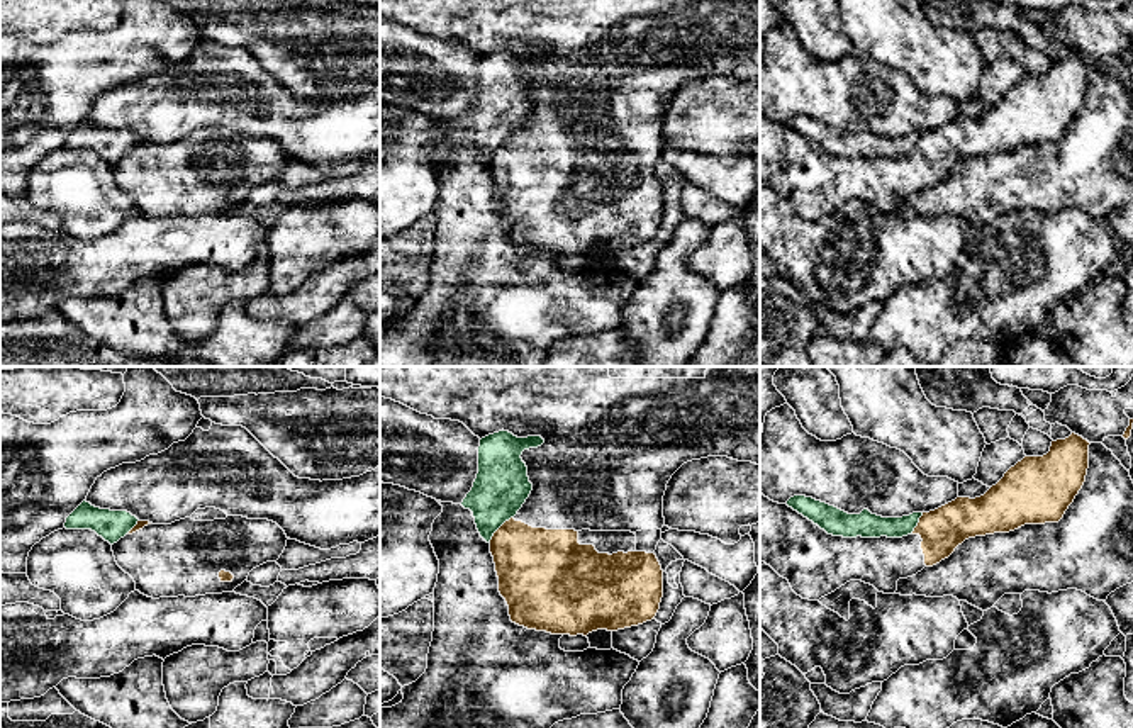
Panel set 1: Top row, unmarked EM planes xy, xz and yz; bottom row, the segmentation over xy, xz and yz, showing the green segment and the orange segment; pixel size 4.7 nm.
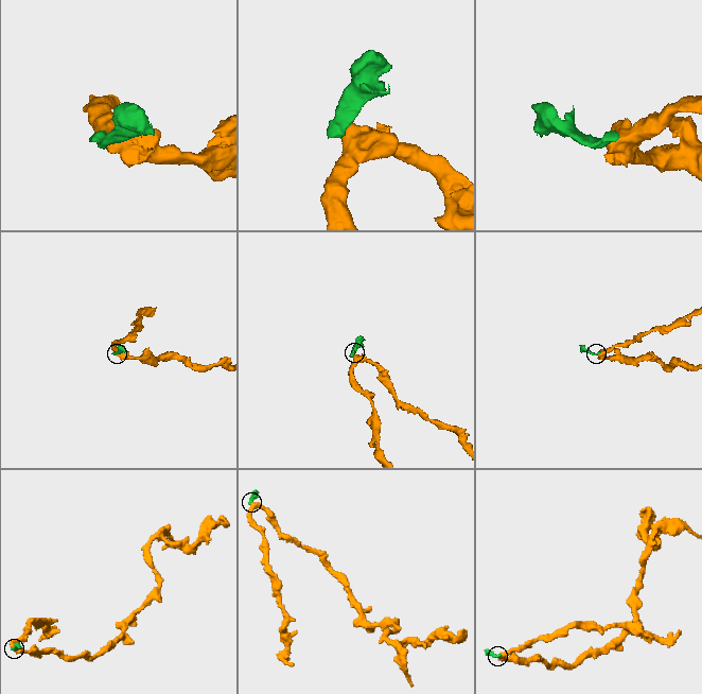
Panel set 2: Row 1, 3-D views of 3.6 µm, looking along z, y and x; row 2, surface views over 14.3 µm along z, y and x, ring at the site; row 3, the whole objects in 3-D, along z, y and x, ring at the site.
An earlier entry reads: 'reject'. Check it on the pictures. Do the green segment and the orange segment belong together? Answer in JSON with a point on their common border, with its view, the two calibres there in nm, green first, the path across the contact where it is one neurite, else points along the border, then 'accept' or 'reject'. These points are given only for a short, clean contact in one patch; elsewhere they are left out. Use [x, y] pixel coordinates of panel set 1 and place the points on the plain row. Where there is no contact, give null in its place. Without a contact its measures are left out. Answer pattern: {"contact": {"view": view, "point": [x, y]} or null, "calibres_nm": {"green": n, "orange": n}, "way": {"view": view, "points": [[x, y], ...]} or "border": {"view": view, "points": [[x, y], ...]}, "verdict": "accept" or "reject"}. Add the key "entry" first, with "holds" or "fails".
{"entry": "holds", "contact": {"view": "xz", "point": [499, 146]}, "calibres_nm": {"green": 260, "orange": 360}, "border": {"view": "xz", "points": [[513, 136], [489, 162]]}, "verdict": "reject"}

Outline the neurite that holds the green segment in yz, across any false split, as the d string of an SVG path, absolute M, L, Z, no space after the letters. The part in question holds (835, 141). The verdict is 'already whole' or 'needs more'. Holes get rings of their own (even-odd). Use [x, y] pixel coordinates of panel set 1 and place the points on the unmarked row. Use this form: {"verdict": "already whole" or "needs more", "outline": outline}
{"verdict": "already whole", "outline": "M794 115L787 126L818 144L828 154L843 158L902 158L914 151L923 132L902 137L882 137L863 129L860 134L848 134L834 126L806 115Z"}

